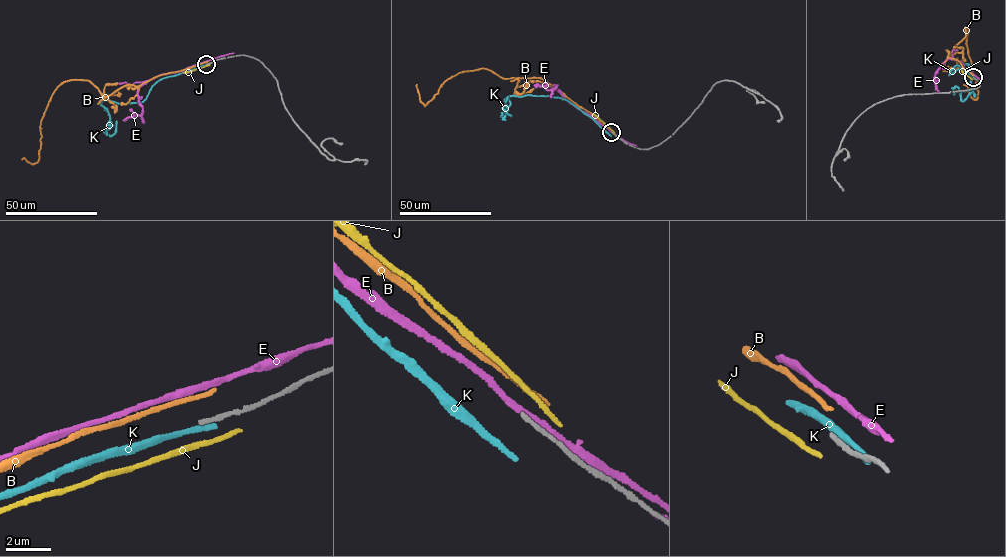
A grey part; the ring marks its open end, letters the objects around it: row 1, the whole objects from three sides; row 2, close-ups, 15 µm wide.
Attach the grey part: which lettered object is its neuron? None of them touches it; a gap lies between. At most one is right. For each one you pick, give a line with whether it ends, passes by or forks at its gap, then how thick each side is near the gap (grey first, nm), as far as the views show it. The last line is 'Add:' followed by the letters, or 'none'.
Add: none

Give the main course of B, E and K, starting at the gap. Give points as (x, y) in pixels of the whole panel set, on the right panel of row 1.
B: (973, 75), (948, 56), (946, 50), (948, 53), (965, 36), (965, 27), (977, 98), (972, 98), (963, 85)
E: (974, 75), (961, 61), (950, 58), (935, 73), (936, 82), (937, 80)
K: (975, 78), (958, 65), (948, 75), (965, 63), (968, 66), (970, 88), (960, 93), (961, 100), (971, 92)

